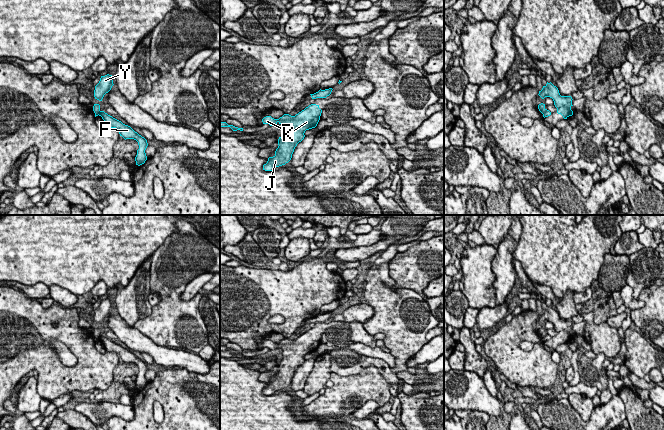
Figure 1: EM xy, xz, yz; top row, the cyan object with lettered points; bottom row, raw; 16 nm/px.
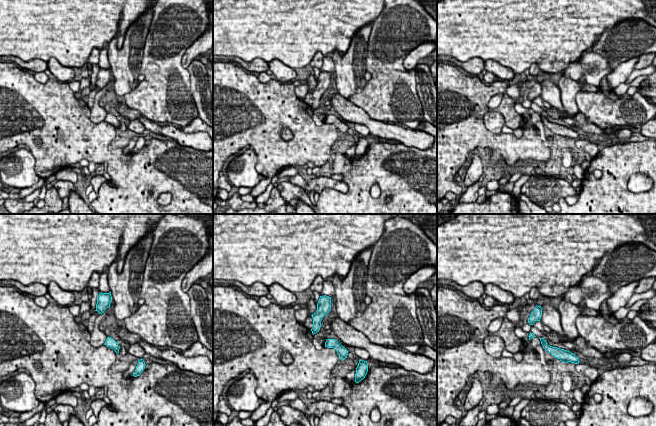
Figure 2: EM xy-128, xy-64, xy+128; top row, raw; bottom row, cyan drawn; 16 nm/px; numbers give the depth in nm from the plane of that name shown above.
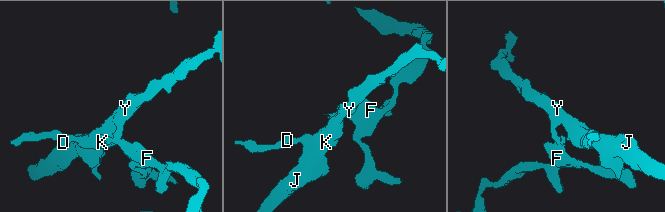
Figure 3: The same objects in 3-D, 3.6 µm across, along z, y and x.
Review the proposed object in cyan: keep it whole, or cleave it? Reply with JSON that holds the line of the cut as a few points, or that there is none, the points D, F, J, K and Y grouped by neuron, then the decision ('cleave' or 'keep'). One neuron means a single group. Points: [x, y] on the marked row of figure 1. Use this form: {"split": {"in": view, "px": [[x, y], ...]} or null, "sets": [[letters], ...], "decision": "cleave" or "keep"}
{"split": {"in": "xy", "px": [[100, 111], [95, 114]]}, "sets": [["D", "J", "K", "Y"], ["F"]], "decision": "cleave"}

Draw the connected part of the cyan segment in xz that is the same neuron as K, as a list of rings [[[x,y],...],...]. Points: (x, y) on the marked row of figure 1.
[[[311,104],[304,110],[291,116],[284,114],[279,119],[274,119],[271,116],[266,116],[262,119],[263,124],[270,126],[277,123],[282,125],[283,134],[278,139],[278,148],[273,157],[269,157],[266,164],[263,165],[263,170],[273,171],[276,167],[288,163],[294,152],[295,147],[301,142],[305,135],[305,131],[315,128],[320,120],[322,110],[319,105]]]

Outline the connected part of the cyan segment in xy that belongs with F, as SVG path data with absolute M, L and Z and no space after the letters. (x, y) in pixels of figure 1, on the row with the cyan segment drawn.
M100 111L96 116L101 116L104 120L105 127L116 128L119 131L120 136L126 139L134 139L138 142L139 149L137 150L137 155L135 157L136 165L140 166L145 163L147 156L145 150L148 146L147 140L135 132L130 126L123 124L121 121L113 118L104 111Z

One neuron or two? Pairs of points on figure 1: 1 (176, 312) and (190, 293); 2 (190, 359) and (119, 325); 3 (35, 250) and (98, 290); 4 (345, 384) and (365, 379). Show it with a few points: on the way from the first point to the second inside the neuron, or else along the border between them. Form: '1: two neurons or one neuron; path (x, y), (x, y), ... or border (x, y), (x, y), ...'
1: two neurons; border (194, 278), (187, 284), (181, 295), (183, 301)
2: one neuron; path (172, 357), (162, 356), (147, 345), (137, 341)
3: two neurons; border (108, 288), (103, 281), (99, 281), (89, 291)
4: one neuron; path (350, 384), (360, 384)

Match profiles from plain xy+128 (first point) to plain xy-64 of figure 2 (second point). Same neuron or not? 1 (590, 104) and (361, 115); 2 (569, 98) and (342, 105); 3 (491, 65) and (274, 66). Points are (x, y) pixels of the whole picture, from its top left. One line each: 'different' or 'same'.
1: different
2: different
3: same

